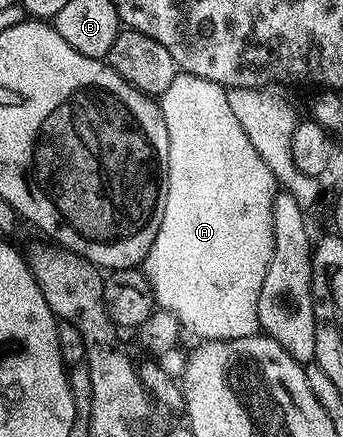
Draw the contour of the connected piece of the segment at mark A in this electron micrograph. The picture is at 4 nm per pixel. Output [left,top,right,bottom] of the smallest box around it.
[141,72,277,340]

